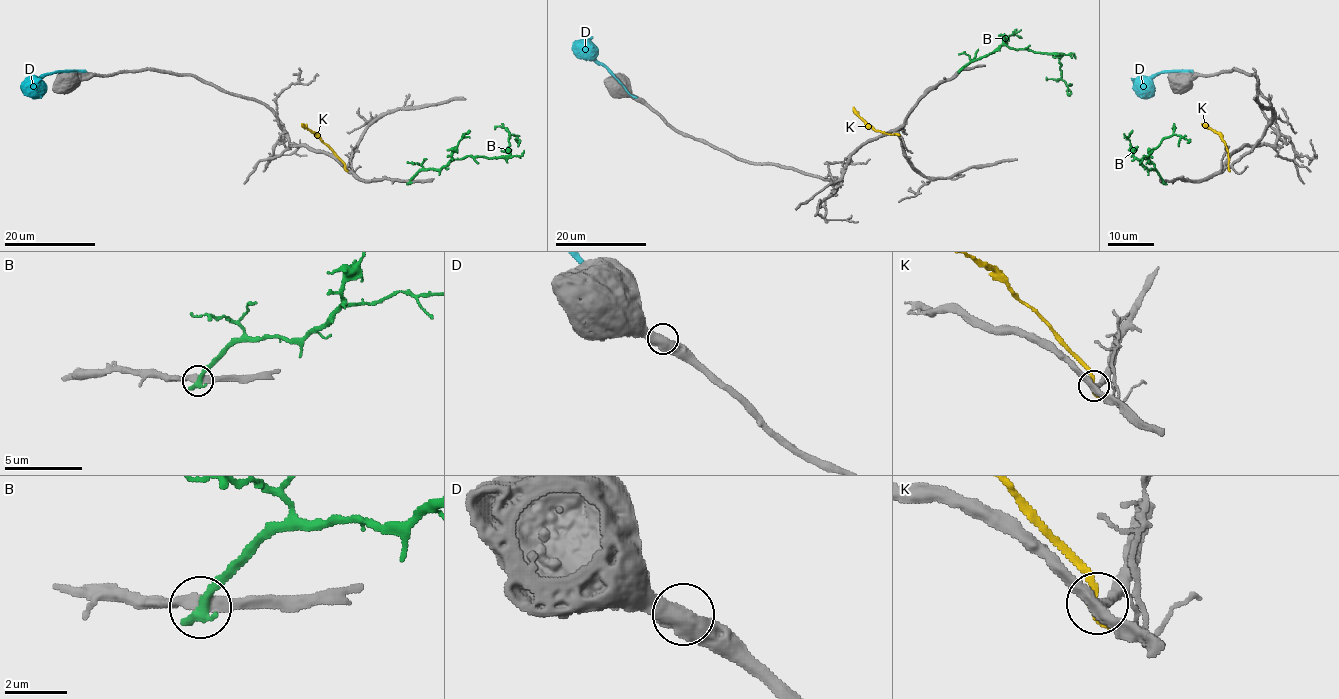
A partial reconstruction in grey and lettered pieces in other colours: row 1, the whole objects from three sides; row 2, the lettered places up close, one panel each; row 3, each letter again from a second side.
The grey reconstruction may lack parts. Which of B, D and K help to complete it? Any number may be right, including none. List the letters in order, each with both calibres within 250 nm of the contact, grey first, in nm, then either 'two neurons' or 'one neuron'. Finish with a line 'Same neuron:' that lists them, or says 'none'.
B: calibres 320 and 360 nm; two neurons
D: calibres 280 and 320 nm; two neurons
K: calibres 320 and 380 nm; two neurons
Same neuron: none

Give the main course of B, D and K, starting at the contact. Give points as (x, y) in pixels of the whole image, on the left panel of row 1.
B: (409, 182), (420, 170), (441, 169), (454, 159), (506, 156), (510, 135), (514, 135), (520, 143)
D: (85, 72), (46, 73), (24, 95)
K: (345, 167), (301, 123)

